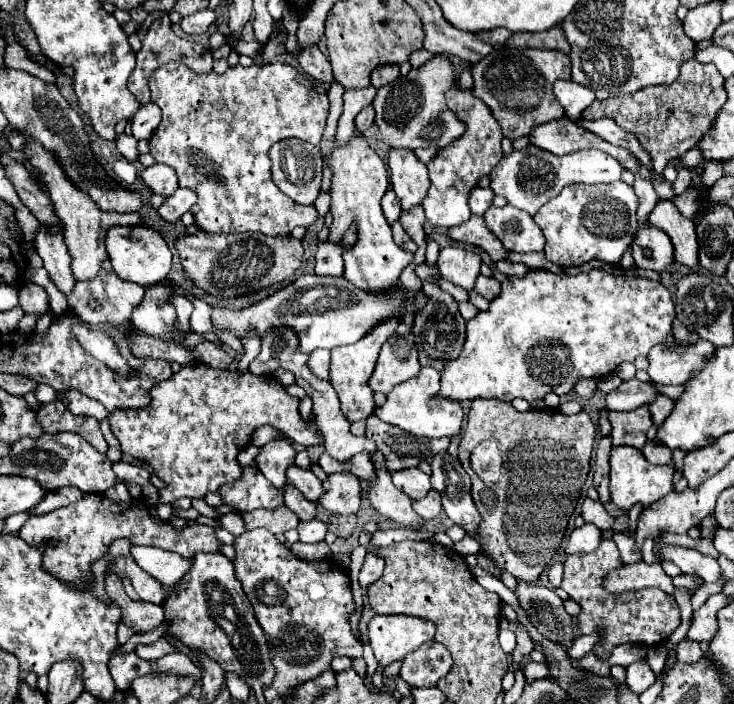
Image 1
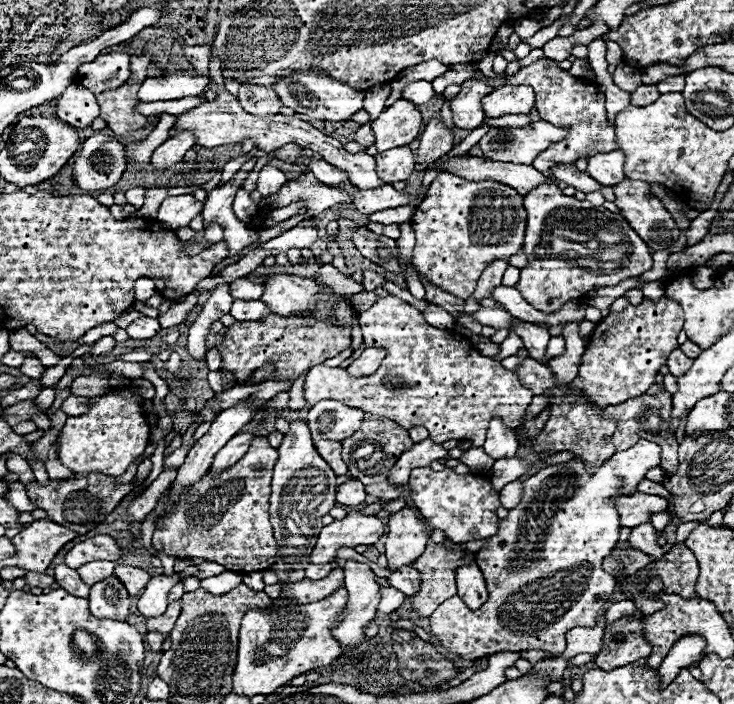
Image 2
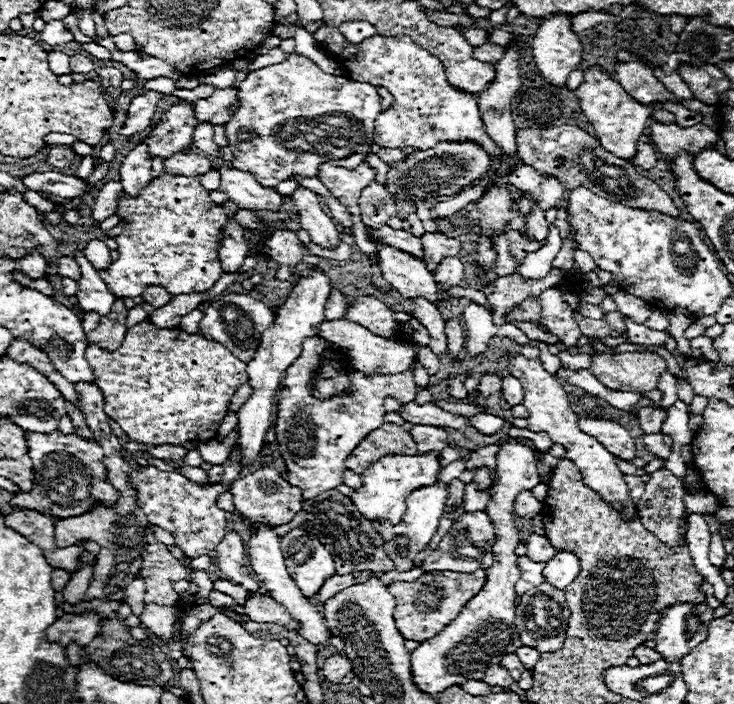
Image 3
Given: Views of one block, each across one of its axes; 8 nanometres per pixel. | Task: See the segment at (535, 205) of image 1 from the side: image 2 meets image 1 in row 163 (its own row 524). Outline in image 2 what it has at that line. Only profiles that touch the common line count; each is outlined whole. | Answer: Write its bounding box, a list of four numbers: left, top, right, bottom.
[430,440,660,658]

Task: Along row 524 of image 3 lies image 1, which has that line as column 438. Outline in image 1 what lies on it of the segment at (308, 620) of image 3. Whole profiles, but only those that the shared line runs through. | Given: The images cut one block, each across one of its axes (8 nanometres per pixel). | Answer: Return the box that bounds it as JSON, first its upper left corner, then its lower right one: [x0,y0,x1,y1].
[438,246,482,290]

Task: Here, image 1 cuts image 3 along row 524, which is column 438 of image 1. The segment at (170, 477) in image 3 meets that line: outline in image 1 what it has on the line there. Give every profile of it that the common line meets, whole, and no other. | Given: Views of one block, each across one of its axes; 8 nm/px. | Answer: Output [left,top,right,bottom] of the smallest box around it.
[422,86,502,228]

